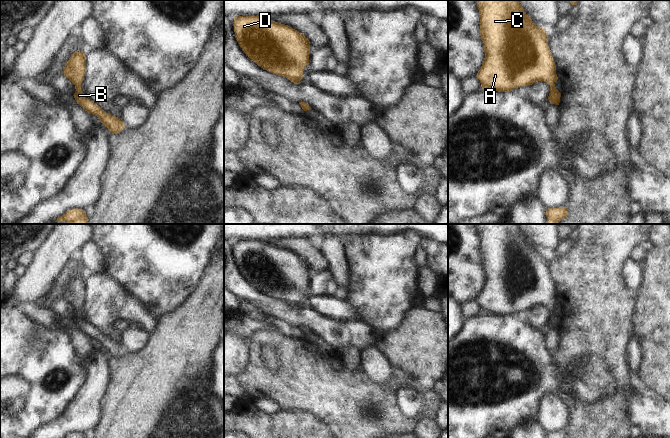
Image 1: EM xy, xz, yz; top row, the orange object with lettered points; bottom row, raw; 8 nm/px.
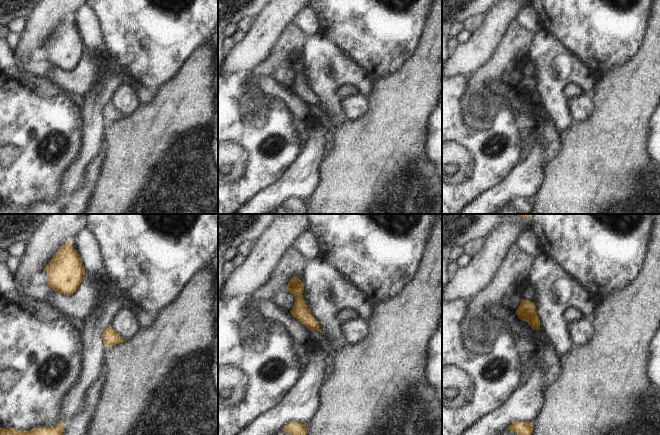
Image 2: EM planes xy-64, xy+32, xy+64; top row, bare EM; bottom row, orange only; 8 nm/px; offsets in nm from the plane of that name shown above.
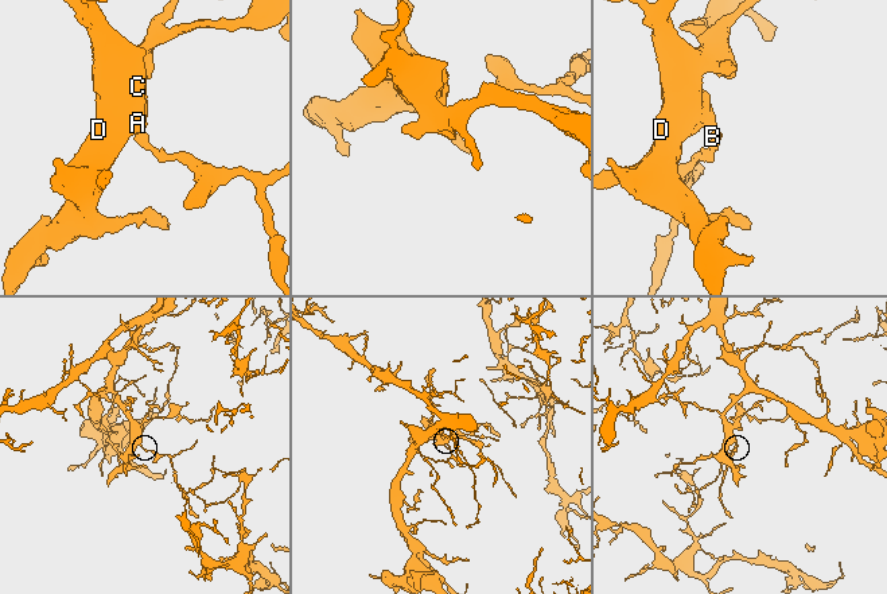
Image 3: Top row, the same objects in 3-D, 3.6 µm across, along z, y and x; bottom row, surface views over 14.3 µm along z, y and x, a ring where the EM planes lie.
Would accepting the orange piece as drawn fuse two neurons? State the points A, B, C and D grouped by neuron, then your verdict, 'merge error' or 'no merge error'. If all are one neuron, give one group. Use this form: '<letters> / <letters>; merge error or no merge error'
A B C D; no merge error

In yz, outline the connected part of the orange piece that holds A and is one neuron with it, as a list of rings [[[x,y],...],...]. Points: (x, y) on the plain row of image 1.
[[[477,224],[480,260],[485,282],[476,301],[483,314],[510,316],[514,312],[545,305],[550,309],[548,324],[559,329],[561,317],[556,313],[556,289],[548,270],[548,259],[526,238],[519,224]]]

